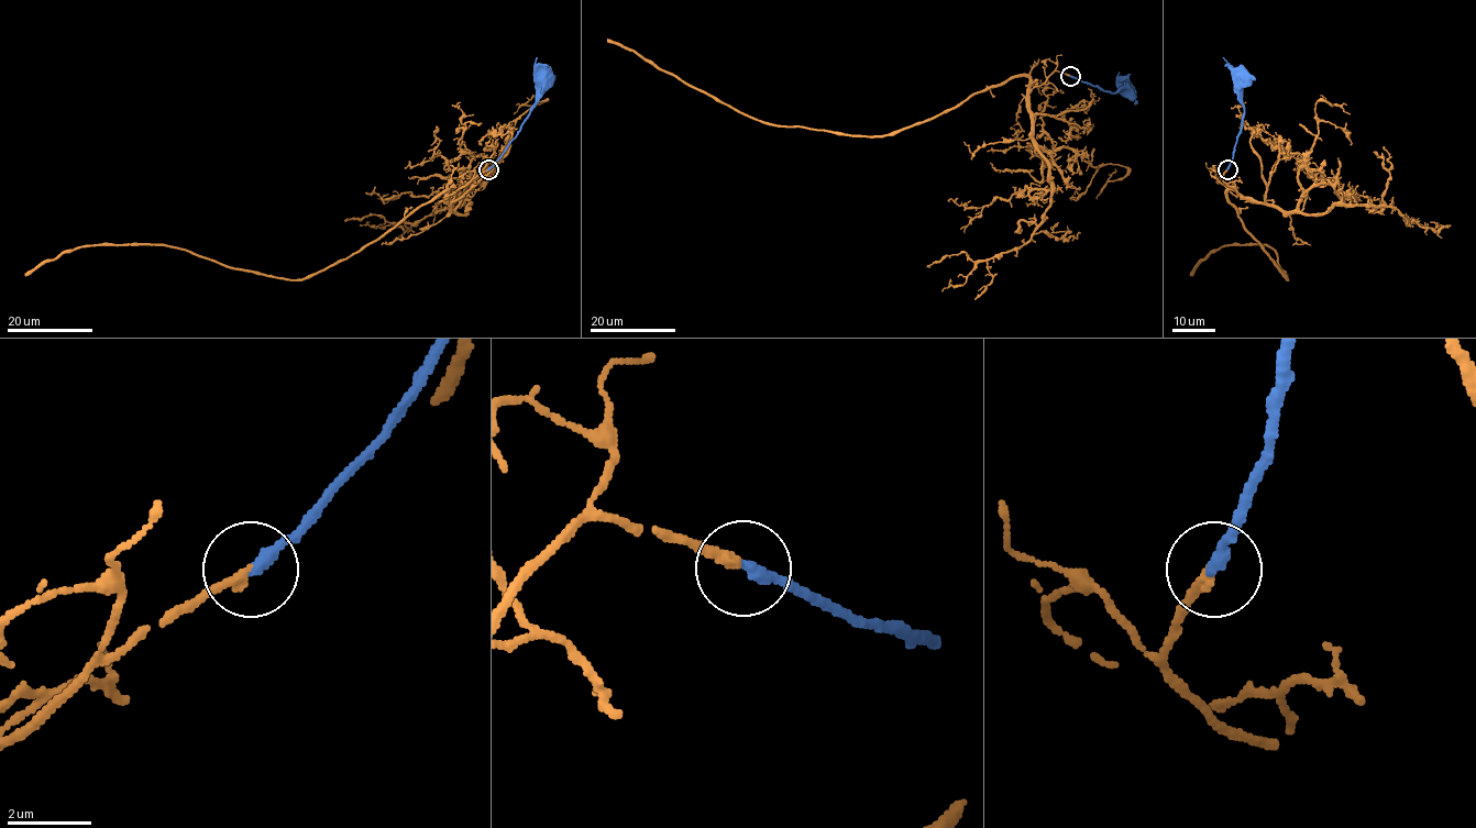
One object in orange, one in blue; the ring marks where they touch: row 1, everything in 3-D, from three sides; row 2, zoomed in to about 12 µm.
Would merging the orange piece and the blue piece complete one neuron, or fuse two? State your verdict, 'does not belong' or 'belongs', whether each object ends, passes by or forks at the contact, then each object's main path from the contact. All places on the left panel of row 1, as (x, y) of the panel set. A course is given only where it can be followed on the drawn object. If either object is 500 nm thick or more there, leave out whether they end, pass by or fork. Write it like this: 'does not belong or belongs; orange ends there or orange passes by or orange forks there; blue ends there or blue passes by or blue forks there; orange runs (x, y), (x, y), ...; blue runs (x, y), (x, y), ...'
belongs; orange ends there; blue ends there; orange runs (488, 169), (451, 194), (440, 192), (355, 252), (298, 279), (233, 269), (162, 244), (83, 245), (24, 276); blue runs (488, 169), (517, 133), (536, 101), (536, 84), (542, 79)

